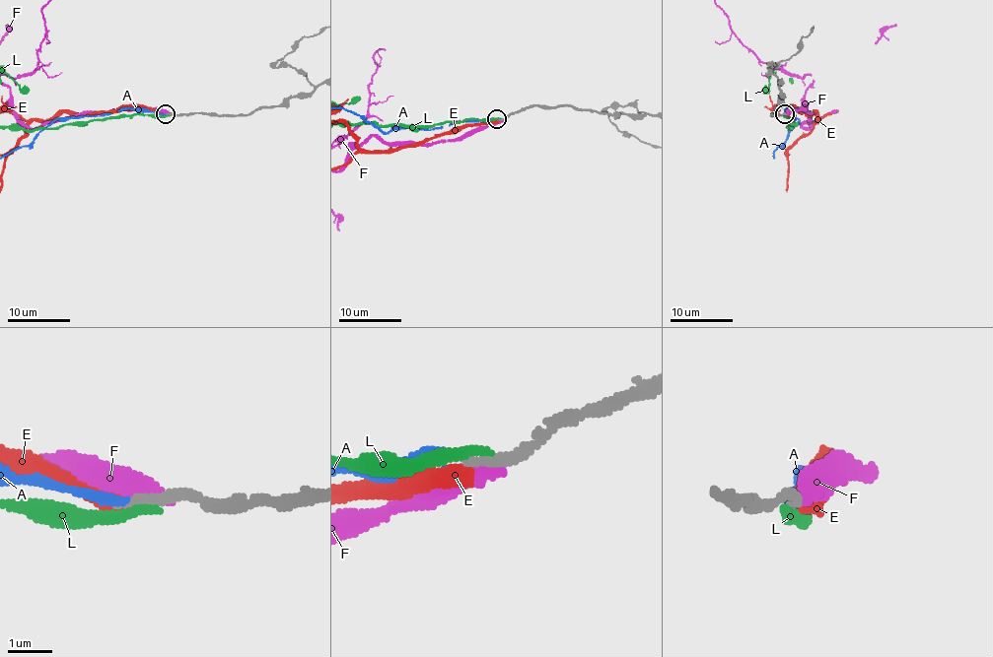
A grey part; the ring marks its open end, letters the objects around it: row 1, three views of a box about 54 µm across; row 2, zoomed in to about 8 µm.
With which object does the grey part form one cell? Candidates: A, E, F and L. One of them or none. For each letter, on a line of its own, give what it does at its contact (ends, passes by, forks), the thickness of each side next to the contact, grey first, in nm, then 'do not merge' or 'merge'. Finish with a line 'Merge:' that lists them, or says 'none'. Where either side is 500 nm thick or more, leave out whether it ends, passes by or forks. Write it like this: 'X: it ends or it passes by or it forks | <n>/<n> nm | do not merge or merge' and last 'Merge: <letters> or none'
A: it ends | 220/240 nm | merge
E: it ends | 240/400 nm | do not merge
F: 280/550 nm | do not merge
L: it ends | 240/280 nm | do not merge
Merge: A

